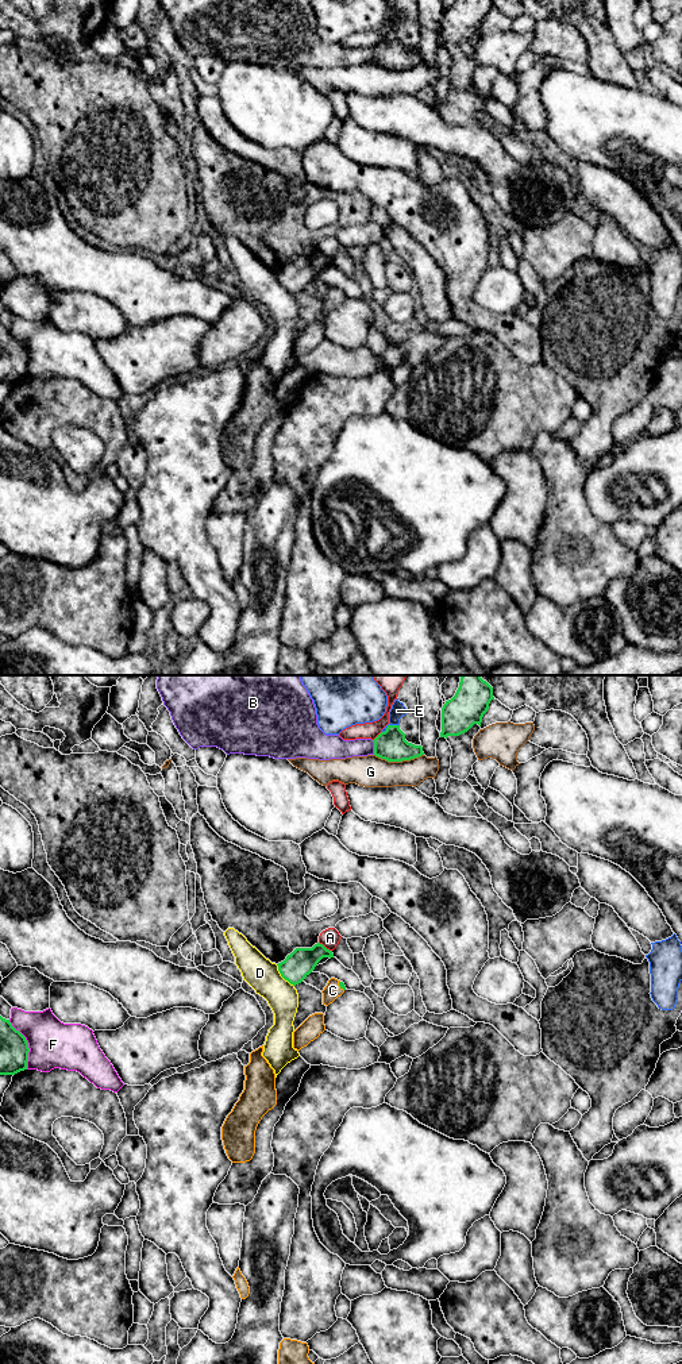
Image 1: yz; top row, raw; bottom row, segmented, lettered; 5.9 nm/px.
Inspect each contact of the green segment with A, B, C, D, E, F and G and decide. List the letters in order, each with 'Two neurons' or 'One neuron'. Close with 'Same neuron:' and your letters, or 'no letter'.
A: Two neurons
B: Two neurons
C: One neuron
D: Two neurons
E: Two neurons
F: Two neurons
G: Two neurons
Same neuron: C

